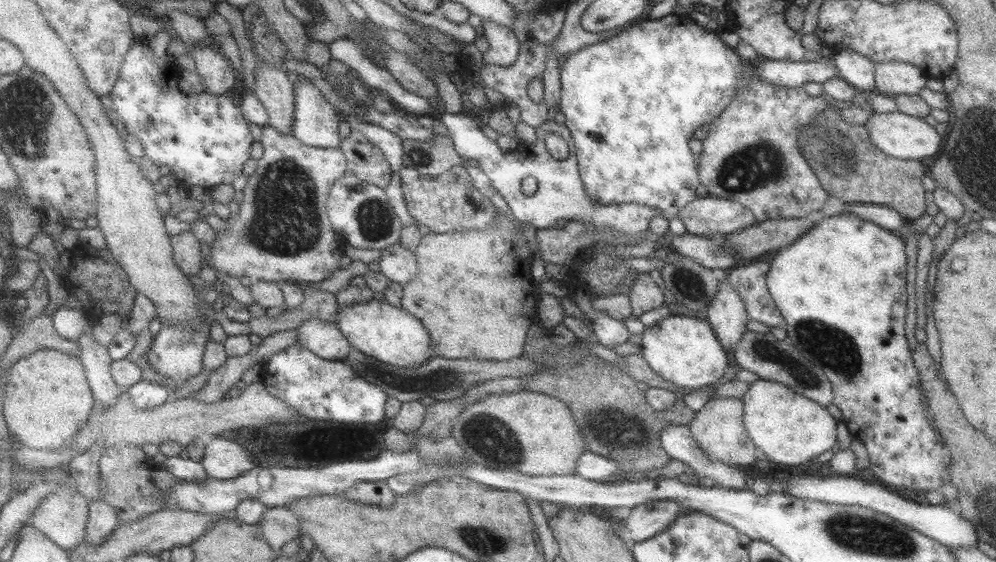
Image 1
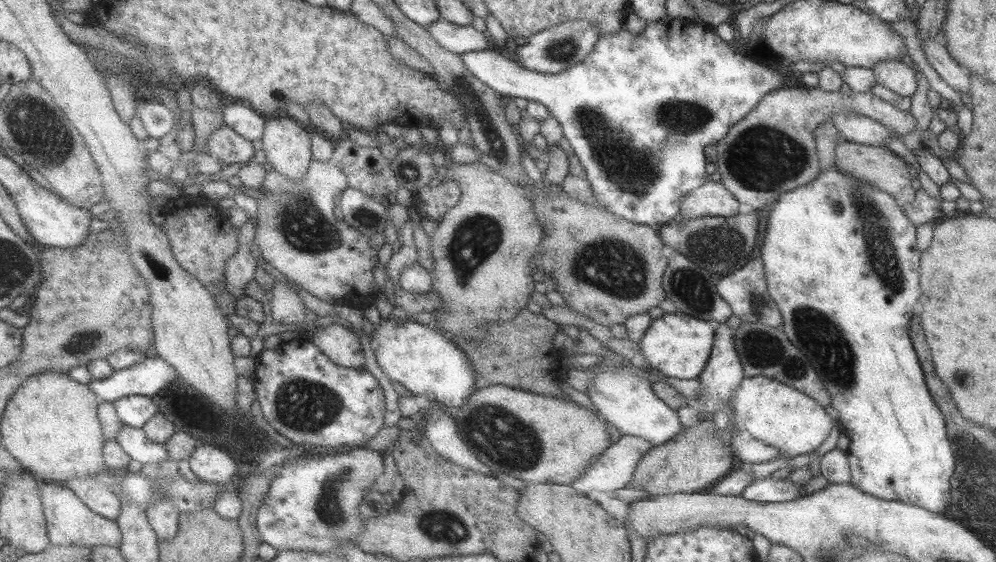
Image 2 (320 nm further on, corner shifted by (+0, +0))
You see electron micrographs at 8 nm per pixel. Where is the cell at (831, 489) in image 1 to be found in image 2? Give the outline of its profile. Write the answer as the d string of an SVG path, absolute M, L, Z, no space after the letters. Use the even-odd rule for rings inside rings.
M769 476L754 480L739 495L757 502L790 501L799 496L801 487L801 484L795 484L784 479L777 480Z

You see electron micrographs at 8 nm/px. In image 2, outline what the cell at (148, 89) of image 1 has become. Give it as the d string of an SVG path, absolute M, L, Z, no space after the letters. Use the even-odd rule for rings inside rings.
M222 126L208 140L211 155L219 157L228 166L235 162L249 162L255 156L253 141L245 138L230 126Z

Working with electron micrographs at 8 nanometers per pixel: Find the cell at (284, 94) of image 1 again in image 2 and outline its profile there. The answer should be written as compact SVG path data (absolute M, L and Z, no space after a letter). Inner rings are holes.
M289 116L268 118L262 142L266 160L274 170L295 182L307 175L314 159L312 128L297 123Z

